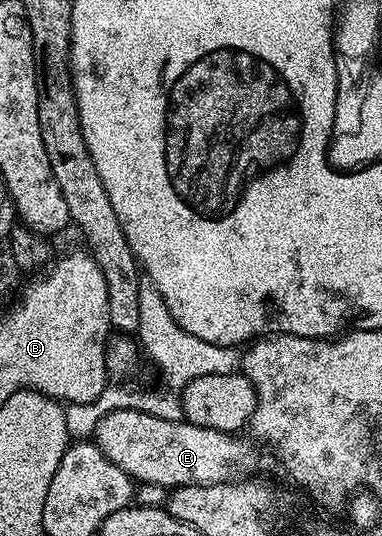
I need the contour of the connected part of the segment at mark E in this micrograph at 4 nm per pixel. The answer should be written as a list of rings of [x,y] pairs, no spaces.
[[[115,409],[96,423],[94,444],[110,463],[122,467],[133,482],[160,484],[171,491],[177,485],[223,485],[237,475],[250,474],[260,453],[245,437],[191,425],[183,419],[171,421],[133,409]]]

